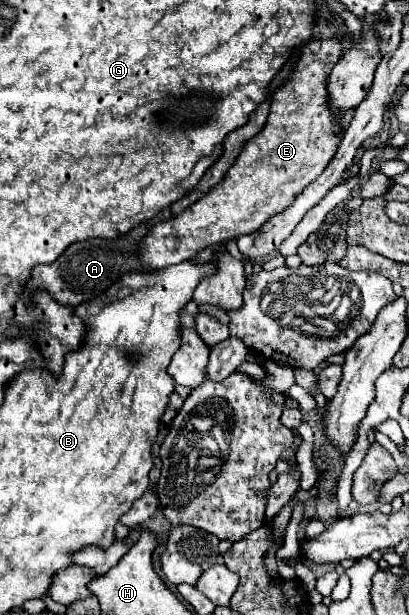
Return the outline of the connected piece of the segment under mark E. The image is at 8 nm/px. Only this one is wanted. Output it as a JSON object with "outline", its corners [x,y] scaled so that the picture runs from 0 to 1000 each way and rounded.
{"outline":[[[822,59],[802,65],[763,65],[733,78],[733,94],[714,120],[665,153],[660,185],[645,208],[592,237],[553,286],[445,348],[386,361],[367,374],[342,403],[347,423],[367,439],[450,426],[474,420],[479,410],[504,400],[631,374],[660,351],[709,335],[719,319],[787,283],[807,257],[822,250],[826,231],[836,231],[836,221],[817,218],[817,192],[841,198],[841,205],[856,205],[856,192],[866,189],[866,179],[817,185],[817,179],[807,179],[807,159],[797,159],[797,133],[831,88],[836,62]]]}

